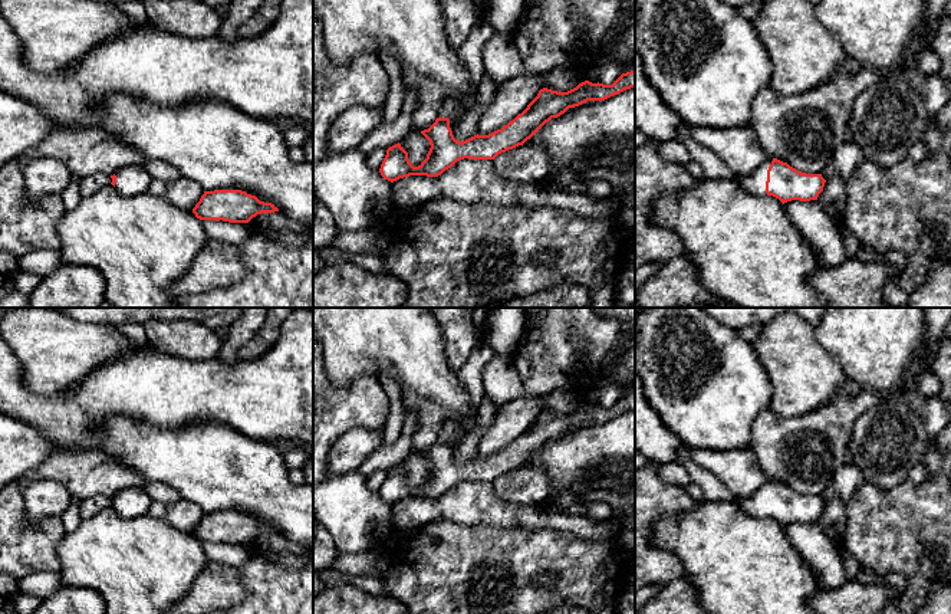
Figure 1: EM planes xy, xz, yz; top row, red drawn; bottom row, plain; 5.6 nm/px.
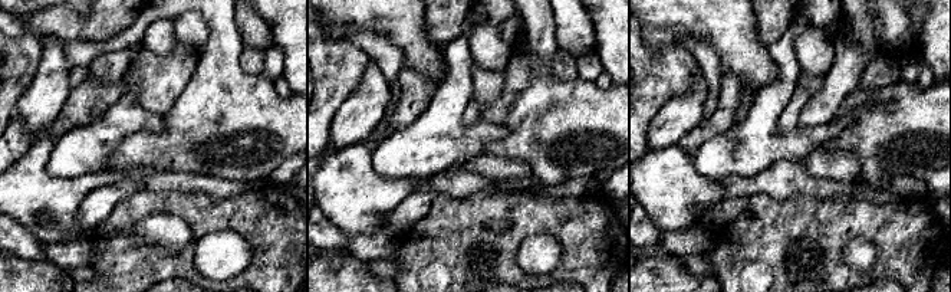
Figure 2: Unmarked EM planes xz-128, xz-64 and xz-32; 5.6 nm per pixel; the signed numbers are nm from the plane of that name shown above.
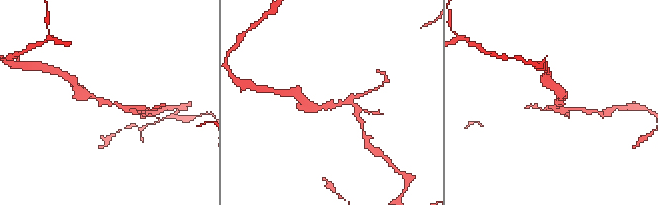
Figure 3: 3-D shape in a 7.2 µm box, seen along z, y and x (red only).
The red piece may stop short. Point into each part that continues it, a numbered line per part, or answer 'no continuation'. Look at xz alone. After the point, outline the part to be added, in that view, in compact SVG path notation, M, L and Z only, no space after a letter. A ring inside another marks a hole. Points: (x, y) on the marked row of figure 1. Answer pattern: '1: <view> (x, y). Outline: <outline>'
1: xz (453, 107). Outline: M450 98L440 111L441 118L450 119L450 128L453 132L457 129L458 115L465 108L465 105L467 102L464 98Z

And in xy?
1: xy (131, 180). Outline: M128 165L116 171L115 190L122 196L134 196L148 193L152 181L149 173L144 167Z

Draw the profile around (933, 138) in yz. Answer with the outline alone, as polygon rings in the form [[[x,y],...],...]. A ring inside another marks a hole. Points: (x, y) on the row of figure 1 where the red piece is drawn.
[[[929,119],[925,132],[922,134],[922,142],[927,145],[929,154],[934,154],[940,150],[944,141],[940,125],[937,121]]]

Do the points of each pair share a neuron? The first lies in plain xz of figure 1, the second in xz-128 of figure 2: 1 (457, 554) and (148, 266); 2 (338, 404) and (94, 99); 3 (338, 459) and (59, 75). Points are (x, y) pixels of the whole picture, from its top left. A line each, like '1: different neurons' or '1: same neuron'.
1: same neuron
2: different neurons
3: same neuron

